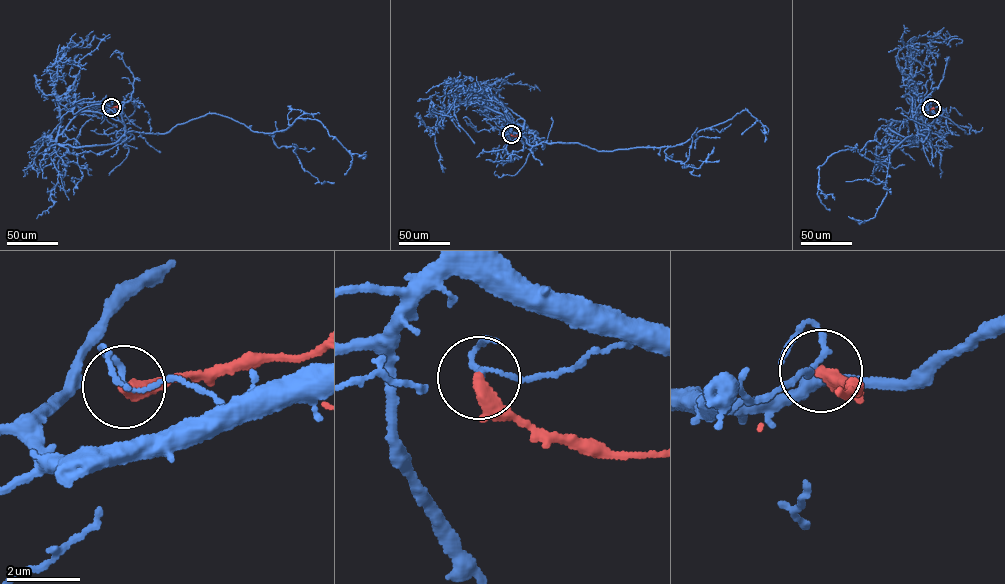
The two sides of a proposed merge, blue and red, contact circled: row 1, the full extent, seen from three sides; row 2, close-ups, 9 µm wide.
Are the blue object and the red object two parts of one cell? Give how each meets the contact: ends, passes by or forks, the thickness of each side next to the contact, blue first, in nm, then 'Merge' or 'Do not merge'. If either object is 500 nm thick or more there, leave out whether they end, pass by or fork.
At the ring blue passes by. At the ring red ends. Thickness 120 nm (blue) against 400 nm. Do not merge

